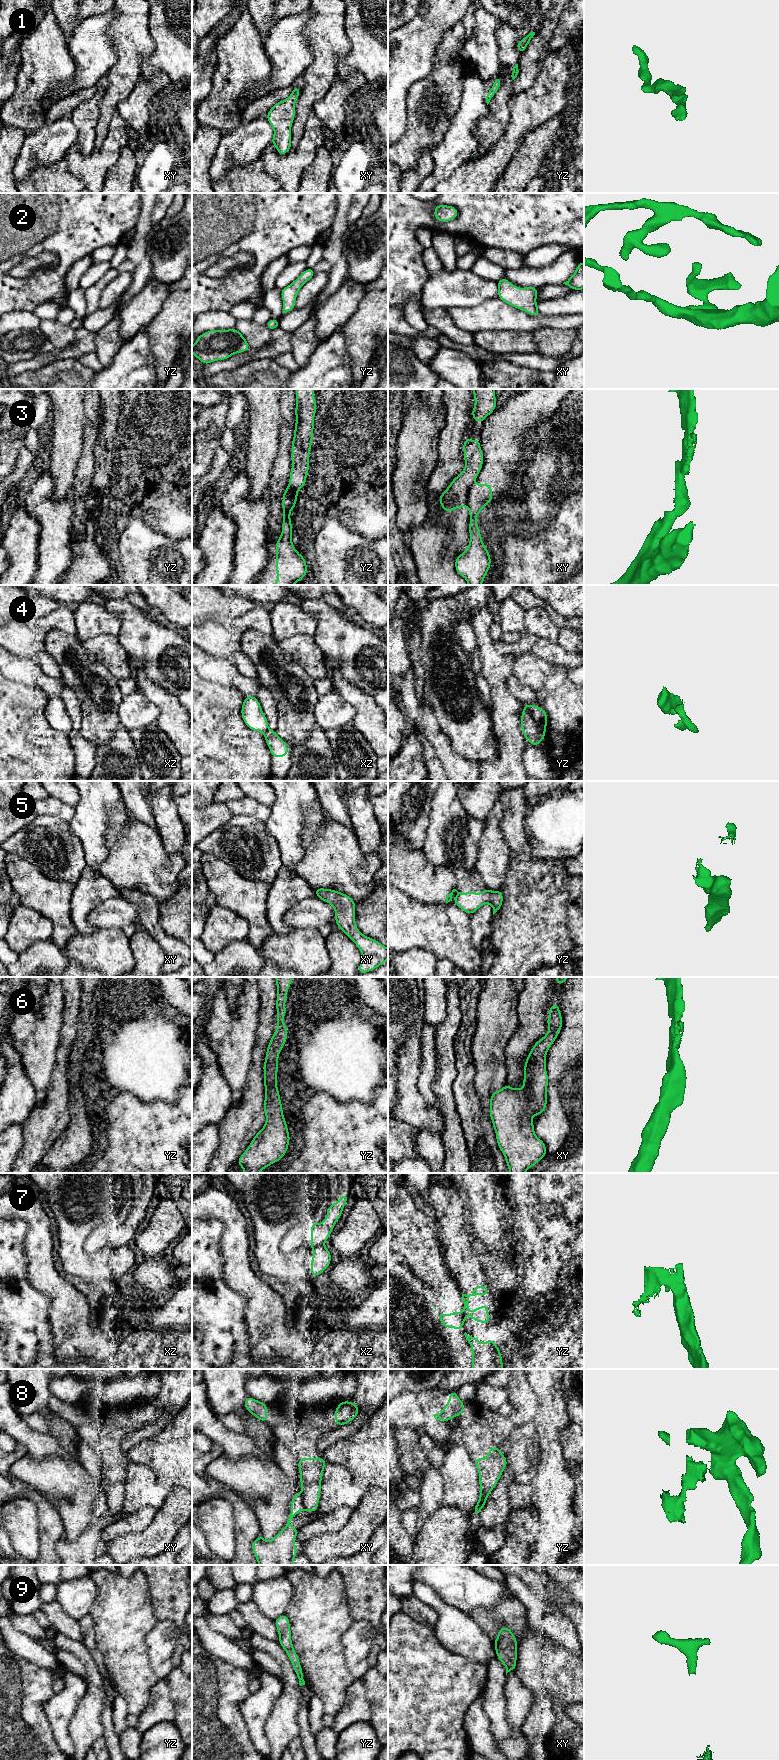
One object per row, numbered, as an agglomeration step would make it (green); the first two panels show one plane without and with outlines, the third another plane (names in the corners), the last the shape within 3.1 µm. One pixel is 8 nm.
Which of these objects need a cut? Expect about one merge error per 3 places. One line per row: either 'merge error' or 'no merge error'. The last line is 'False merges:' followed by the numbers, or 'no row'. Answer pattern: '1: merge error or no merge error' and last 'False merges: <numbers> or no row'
1: no merge error
2: no merge error
3: merge error
4: merge error
5: no merge error
6: no merge error
7: merge error
8: merge error
9: no merge error
False merges: 3, 4, 7, 8

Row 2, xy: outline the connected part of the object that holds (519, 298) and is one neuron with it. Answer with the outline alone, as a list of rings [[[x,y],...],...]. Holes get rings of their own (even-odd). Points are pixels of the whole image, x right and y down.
[[[501,278],[498,282],[498,298],[505,303],[523,310],[532,316],[540,315],[536,298],[538,288],[514,286],[509,280]]]

